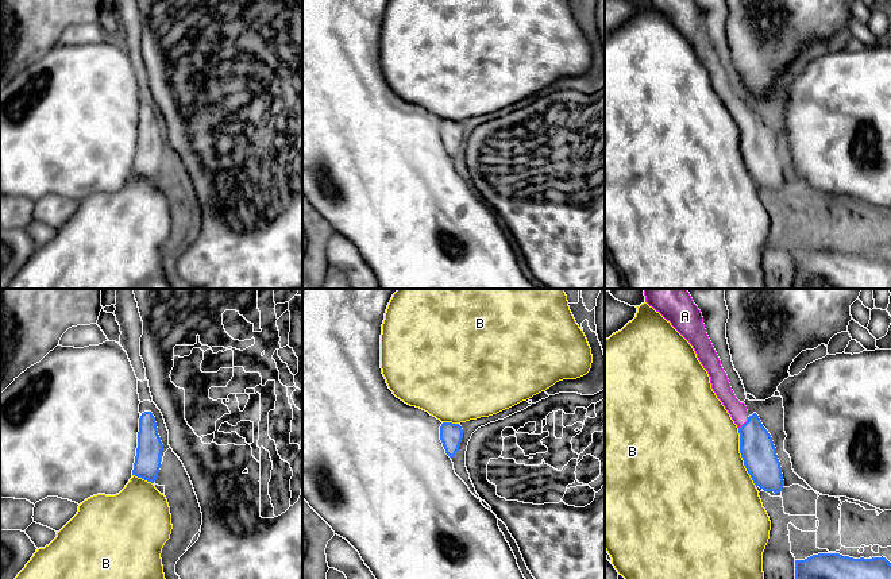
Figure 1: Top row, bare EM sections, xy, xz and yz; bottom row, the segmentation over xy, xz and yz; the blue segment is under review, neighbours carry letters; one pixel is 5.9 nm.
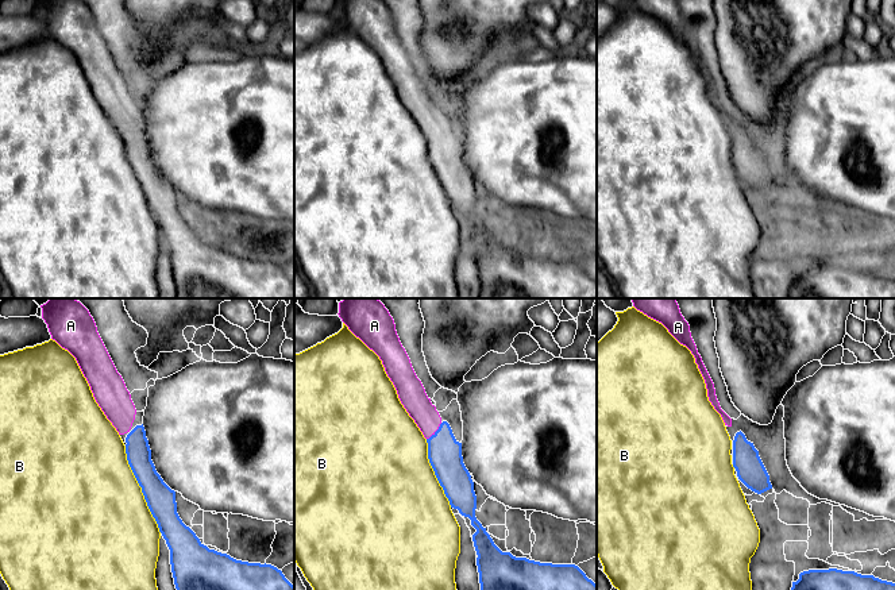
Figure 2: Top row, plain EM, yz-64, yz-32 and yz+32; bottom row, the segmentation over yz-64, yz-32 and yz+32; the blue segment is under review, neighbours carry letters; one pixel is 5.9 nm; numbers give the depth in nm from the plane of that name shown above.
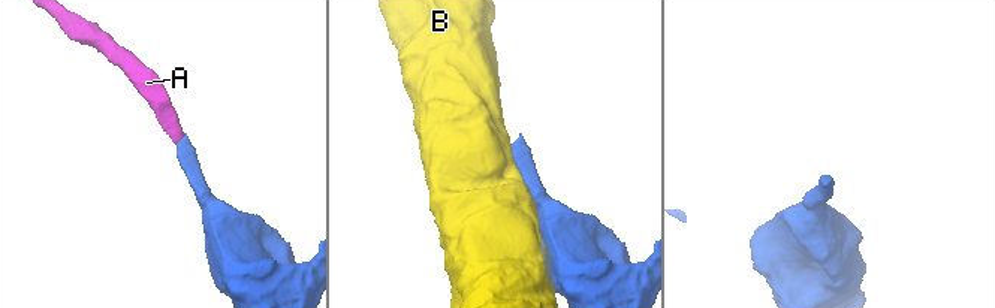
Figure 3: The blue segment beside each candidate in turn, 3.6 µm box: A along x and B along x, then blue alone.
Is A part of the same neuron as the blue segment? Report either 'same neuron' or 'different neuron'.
same neuron

